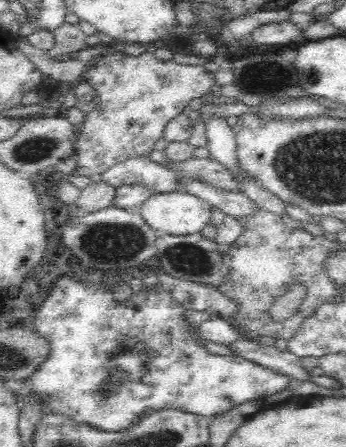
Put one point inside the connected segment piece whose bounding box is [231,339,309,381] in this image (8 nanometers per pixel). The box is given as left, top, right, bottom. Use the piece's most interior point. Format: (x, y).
(268, 357)

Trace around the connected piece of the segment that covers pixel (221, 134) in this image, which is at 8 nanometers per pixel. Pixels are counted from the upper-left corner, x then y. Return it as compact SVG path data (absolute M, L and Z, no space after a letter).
M213 115L204 125L209 157L237 173L235 138L232 129L226 124L226 118Z

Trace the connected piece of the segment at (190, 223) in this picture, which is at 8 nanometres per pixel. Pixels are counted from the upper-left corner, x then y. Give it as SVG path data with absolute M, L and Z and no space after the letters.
M184 190L150 195L137 209L157 236L201 233L209 224L211 206Z

